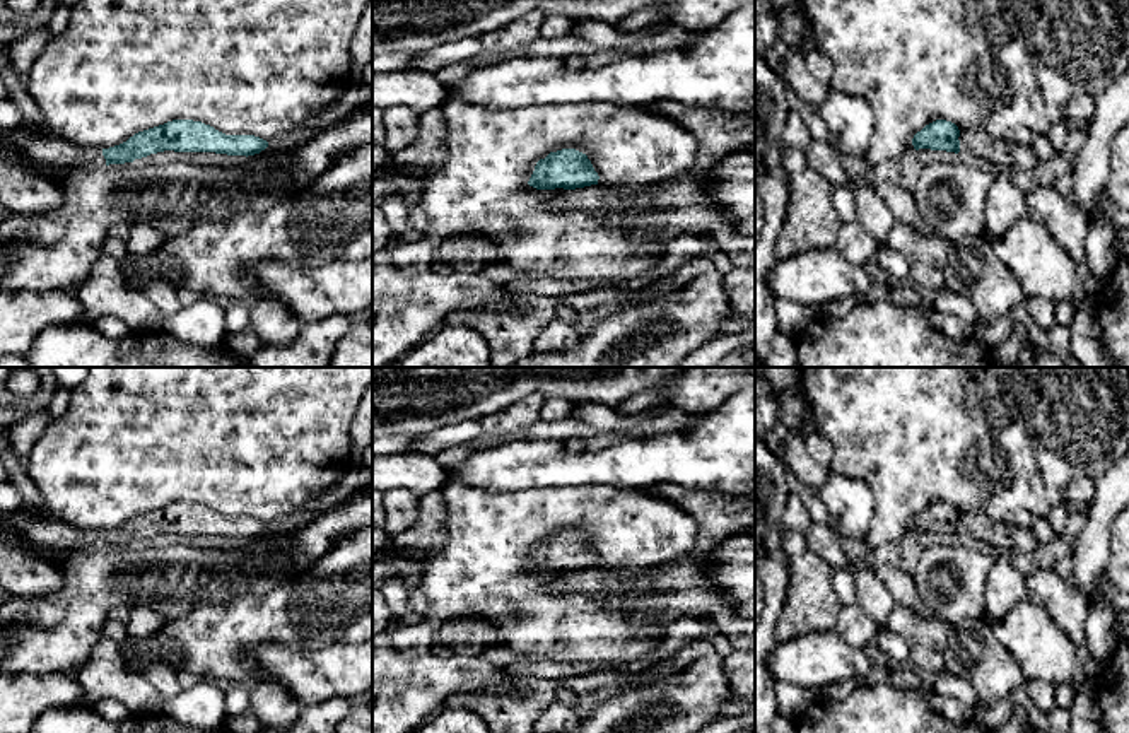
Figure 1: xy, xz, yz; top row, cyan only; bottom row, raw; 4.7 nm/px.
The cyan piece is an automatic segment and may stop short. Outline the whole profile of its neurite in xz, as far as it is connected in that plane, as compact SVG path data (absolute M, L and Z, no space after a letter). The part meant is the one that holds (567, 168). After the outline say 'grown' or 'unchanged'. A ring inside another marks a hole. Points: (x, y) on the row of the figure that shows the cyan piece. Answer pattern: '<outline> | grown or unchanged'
M562 149L536 162L528 185L536 190L576 190L598 185L598 179L600 176L586 154Z | unchanged

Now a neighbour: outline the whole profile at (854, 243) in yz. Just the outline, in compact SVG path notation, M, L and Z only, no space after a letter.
M842 222L834 248L851 263L864 265L880 249L880 243L861 222Z

